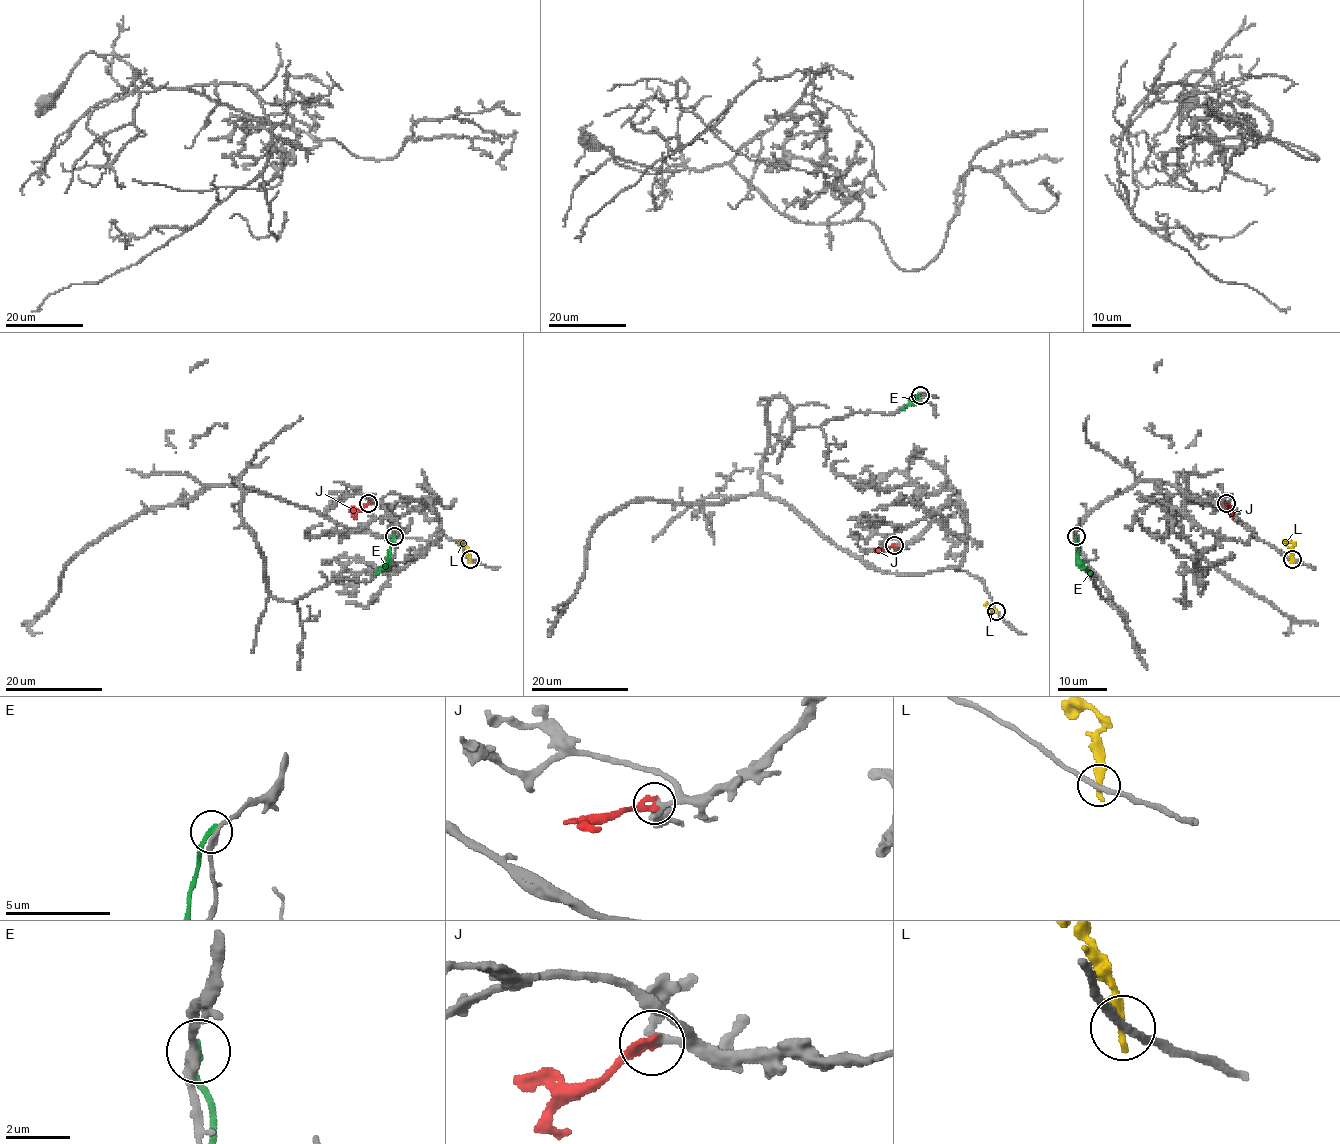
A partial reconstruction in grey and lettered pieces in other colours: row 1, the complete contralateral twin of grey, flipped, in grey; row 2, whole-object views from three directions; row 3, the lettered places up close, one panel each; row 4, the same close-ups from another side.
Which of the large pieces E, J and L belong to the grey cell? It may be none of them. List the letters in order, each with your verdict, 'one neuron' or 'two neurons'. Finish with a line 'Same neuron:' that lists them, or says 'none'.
E: two neurons
J: one neuron
L: two neurons
Same neuron: J

